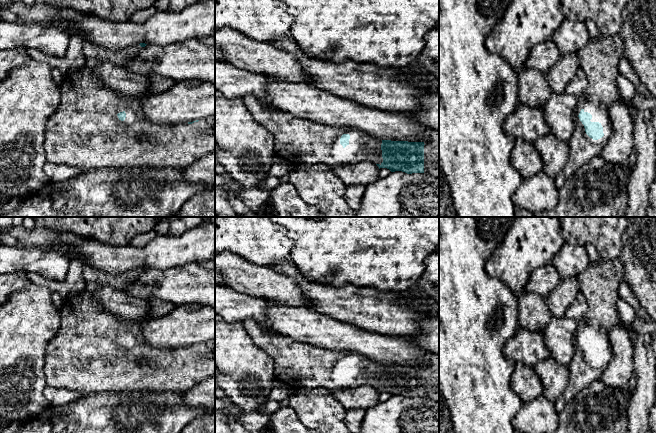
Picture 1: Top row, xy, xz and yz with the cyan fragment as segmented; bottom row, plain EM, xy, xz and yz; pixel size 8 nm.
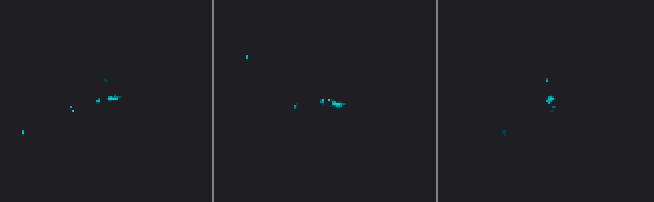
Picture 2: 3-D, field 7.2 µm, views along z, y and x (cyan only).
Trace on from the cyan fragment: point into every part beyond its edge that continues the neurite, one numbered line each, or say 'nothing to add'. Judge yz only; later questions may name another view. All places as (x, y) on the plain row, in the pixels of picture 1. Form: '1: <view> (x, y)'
1: yz (599, 283)

